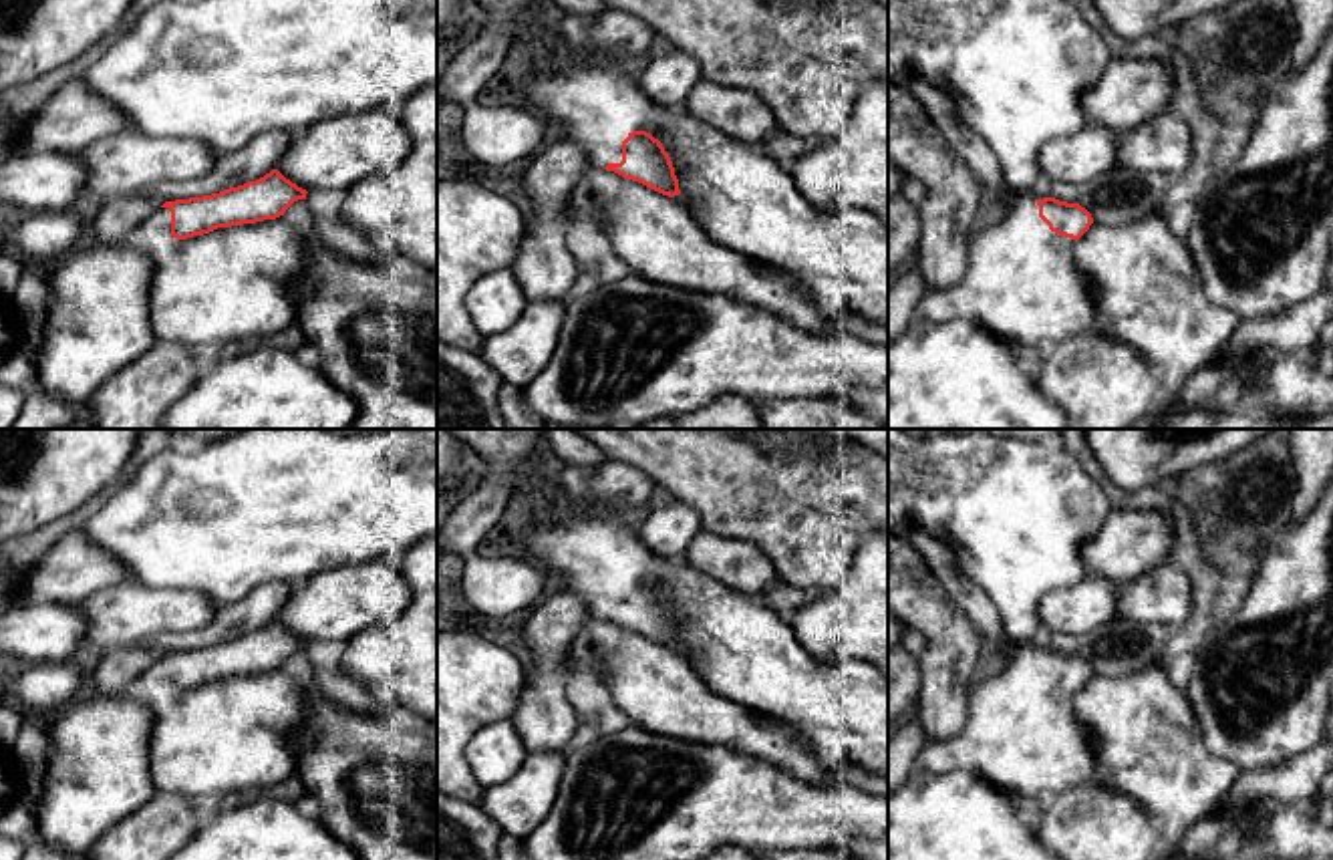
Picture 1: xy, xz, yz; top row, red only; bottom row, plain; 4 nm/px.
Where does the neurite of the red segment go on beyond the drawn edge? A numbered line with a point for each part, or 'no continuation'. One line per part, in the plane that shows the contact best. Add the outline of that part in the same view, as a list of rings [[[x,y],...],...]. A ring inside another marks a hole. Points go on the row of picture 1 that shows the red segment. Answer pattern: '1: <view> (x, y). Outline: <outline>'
1: xy (234, 282). Outline: [[[159,207],[121,246],[143,252],[153,264],[149,320],[155,338],[207,350],[230,340],[272,342],[296,324],[300,298],[292,282],[306,270],[312,242],[312,234],[284,216],[177,240],[171,236],[169,207]]]

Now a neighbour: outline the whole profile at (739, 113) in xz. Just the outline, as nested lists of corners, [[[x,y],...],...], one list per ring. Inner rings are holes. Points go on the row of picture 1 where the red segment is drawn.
[[[699,81],[689,93],[683,109],[719,133],[743,143],[765,143],[779,129],[763,99],[739,87]]]

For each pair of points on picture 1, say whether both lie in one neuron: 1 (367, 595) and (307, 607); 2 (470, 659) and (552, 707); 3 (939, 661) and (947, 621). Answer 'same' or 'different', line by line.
1: same
2: different
3: same

